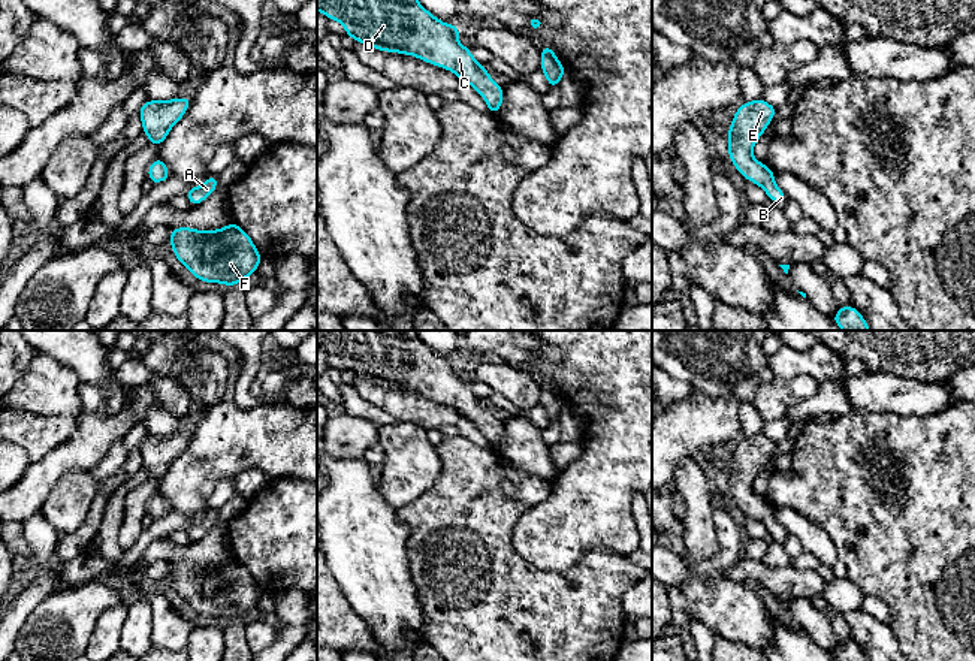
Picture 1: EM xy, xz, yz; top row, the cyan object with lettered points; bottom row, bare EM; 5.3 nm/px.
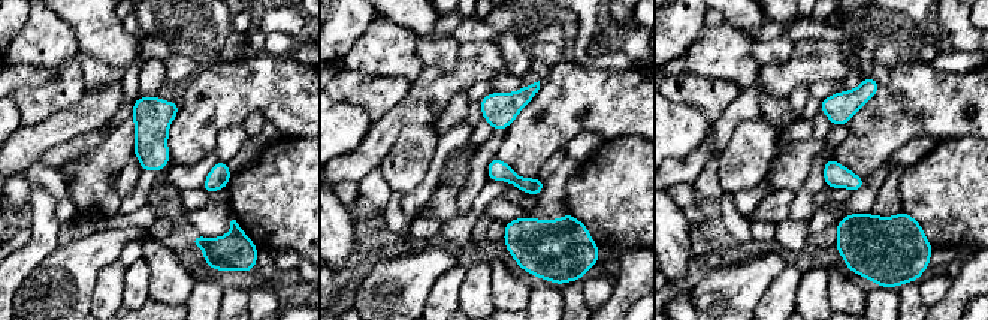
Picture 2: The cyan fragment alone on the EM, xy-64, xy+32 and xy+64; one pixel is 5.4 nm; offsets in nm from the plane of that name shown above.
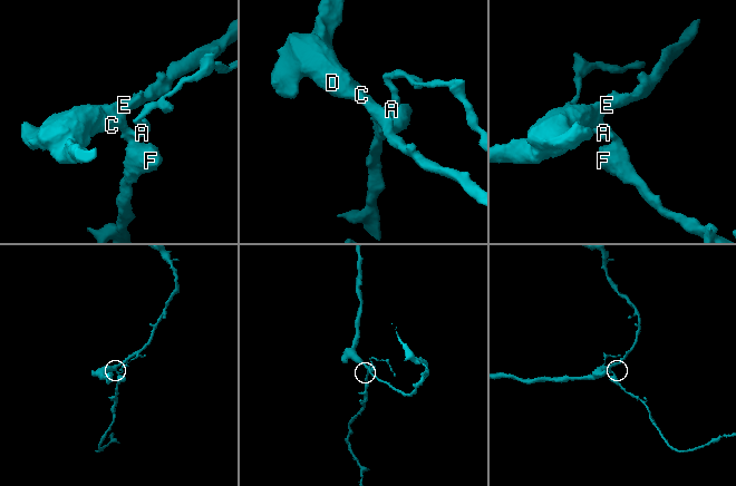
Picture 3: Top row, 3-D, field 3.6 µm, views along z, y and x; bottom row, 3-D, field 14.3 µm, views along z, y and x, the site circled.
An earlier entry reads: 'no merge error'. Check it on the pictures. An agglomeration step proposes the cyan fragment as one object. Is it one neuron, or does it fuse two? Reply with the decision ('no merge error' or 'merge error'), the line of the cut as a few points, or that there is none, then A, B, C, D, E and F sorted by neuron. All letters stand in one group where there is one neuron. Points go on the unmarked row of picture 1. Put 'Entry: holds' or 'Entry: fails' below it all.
no merge error; cut none; groups A B C D E F
Entry: holds

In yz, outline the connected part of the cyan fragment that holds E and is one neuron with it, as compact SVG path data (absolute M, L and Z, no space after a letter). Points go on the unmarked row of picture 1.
M764 434L745 437L733 452L728 470L728 492L739 508L760 520L770 537L787 537L785 528L776 520L775 508L767 498L761 499L752 491L752 483L776 450L775 441Z

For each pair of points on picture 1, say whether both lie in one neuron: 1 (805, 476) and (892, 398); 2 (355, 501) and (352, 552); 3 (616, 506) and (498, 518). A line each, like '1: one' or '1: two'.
1: two
2: one
3: two

